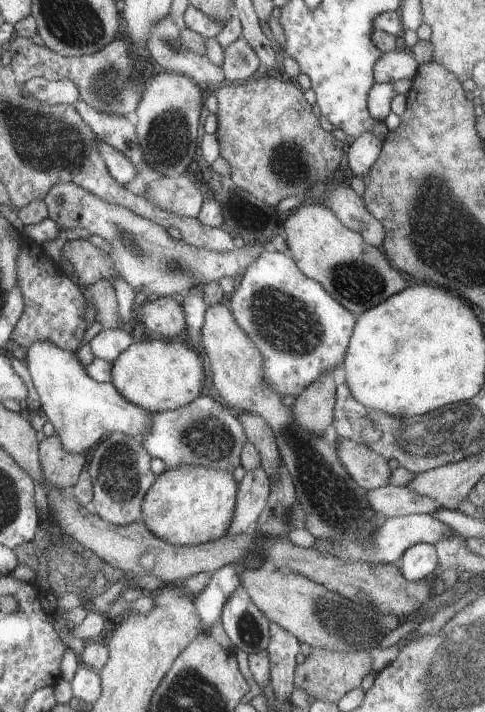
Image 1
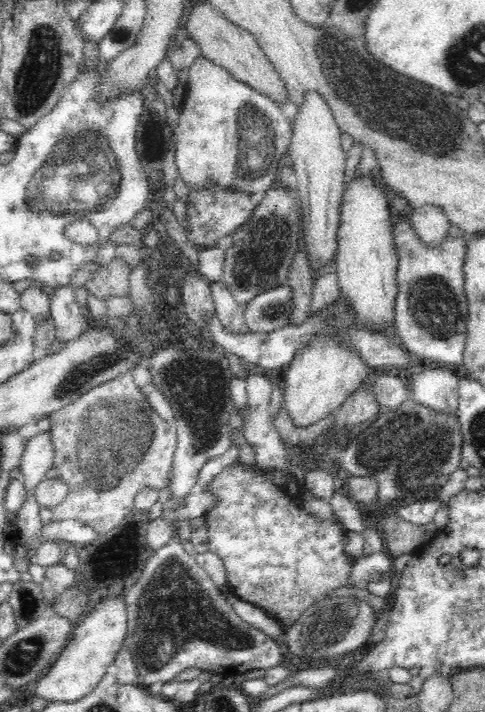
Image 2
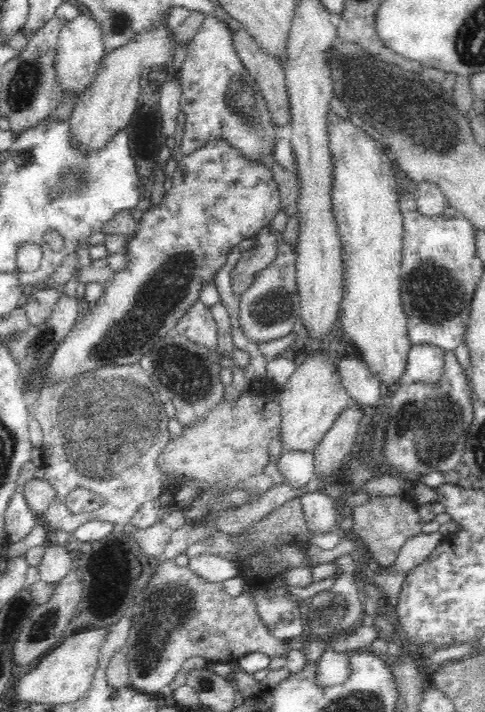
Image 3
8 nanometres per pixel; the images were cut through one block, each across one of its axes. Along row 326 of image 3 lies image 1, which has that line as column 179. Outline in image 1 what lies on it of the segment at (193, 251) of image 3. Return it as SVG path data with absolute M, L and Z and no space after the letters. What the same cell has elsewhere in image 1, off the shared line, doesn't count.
M164 70L154 71L154 80L141 100L141 104L135 112L136 130L139 138L139 145L144 153L148 166L166 176L167 170L174 168L181 174L188 168L190 158L194 158L198 148L198 126L202 116L202 90L194 79L182 73L173 73Z

